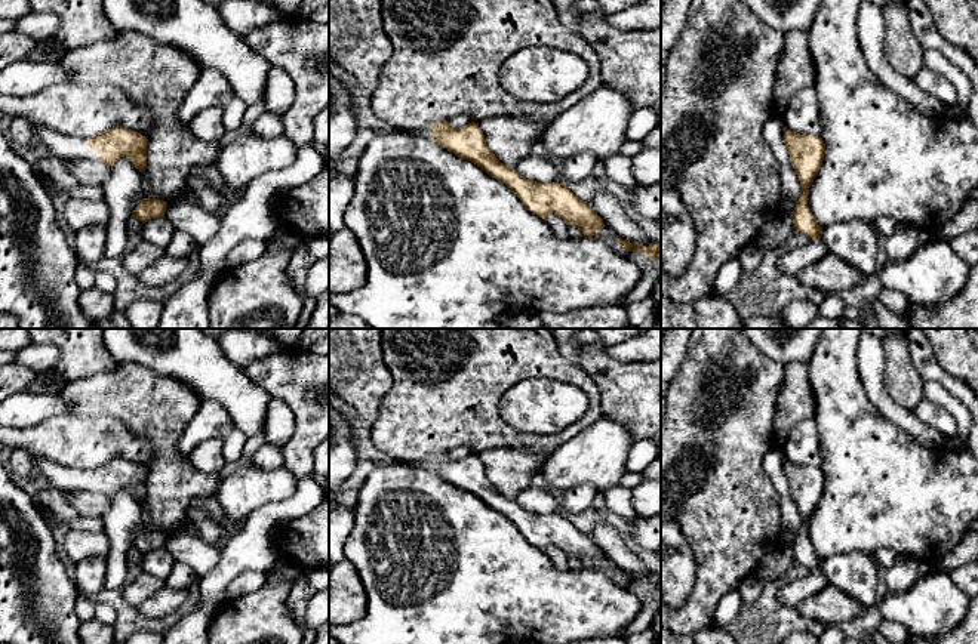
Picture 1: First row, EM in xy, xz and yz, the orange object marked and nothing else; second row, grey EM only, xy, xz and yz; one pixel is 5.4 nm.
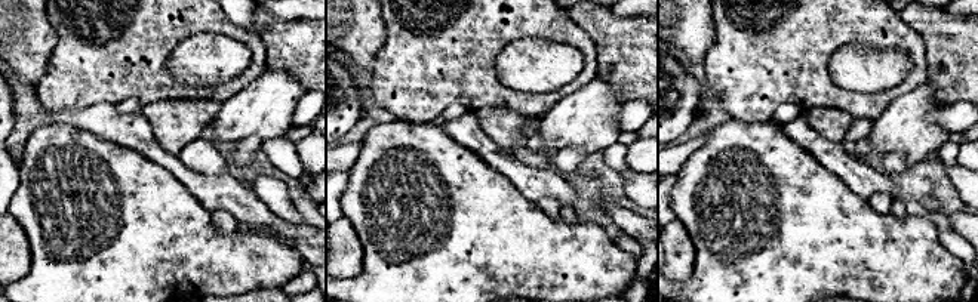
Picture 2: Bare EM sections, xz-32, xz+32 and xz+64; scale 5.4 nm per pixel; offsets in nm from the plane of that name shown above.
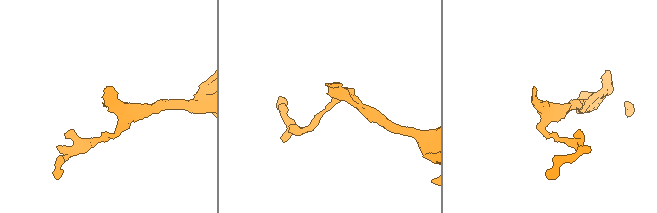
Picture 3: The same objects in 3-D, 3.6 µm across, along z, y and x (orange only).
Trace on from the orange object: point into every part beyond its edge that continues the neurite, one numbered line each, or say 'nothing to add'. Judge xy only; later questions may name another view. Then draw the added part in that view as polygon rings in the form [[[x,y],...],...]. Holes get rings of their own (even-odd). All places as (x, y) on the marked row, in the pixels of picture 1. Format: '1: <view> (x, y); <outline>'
1: xy (61, 145); [[[43,127],[34,129],[43,132],[40,138],[55,158],[84,158],[101,163],[101,154],[96,150],[89,148],[89,138],[73,136],[49,129],[44,130]]]

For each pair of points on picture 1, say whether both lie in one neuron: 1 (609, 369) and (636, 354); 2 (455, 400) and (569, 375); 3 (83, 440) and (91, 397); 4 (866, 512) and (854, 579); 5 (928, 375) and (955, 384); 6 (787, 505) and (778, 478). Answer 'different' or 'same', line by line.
1: different
2: same
3: different
4: different
5: same
6: same

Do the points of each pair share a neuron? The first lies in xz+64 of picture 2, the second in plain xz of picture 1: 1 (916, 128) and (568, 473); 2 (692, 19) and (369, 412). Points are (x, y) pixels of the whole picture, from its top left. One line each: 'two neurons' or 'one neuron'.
1: one neuron
2: one neuron

